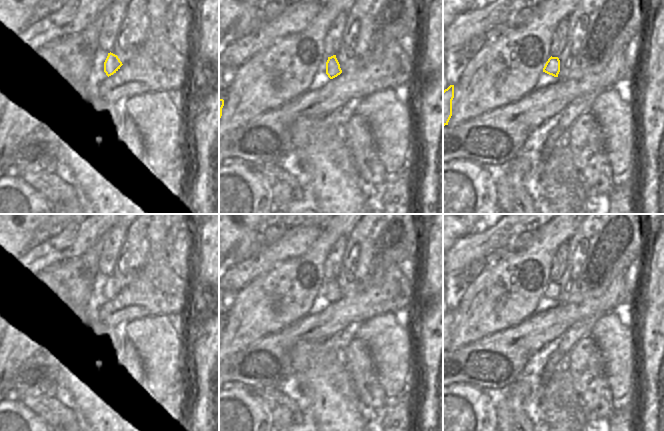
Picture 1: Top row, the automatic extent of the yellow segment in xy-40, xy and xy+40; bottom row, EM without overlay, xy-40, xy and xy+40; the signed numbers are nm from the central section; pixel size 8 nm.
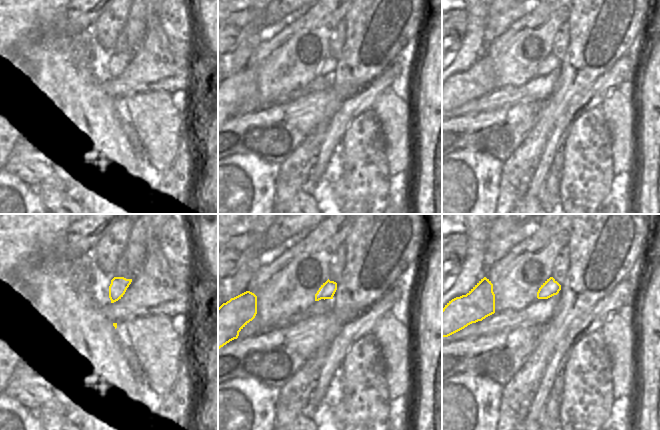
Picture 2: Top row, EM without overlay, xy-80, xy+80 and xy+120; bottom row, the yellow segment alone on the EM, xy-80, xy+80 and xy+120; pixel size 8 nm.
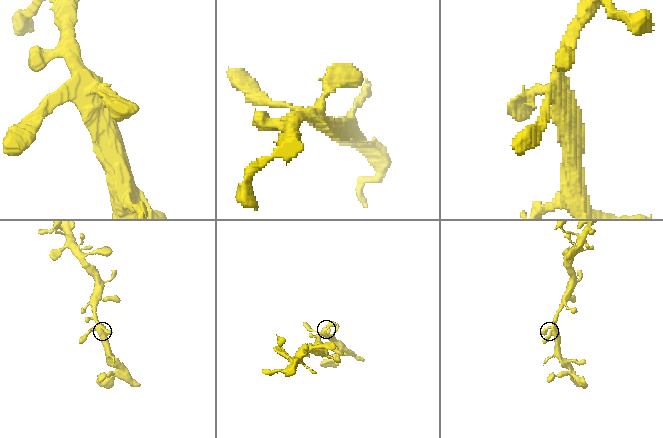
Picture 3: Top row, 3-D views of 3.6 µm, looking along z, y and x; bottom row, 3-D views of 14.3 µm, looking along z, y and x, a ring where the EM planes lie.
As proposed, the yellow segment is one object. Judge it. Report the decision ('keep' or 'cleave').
keep

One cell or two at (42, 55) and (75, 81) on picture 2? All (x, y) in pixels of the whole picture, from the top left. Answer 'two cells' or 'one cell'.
one cell

